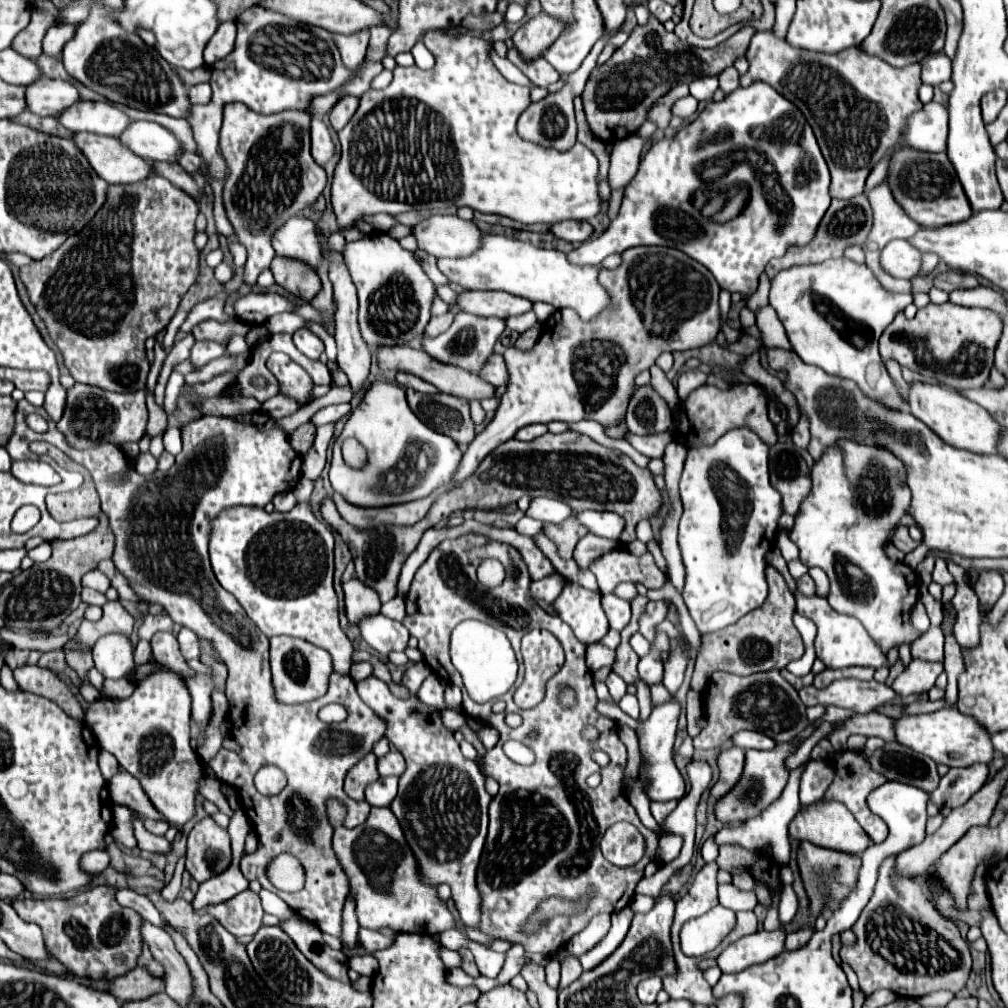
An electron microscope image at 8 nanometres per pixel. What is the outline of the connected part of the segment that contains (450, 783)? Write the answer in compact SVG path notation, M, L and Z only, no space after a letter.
M412 664L406 668L402 682L400 682L410 692L410 698L406 698L406 700L396 698L390 692L390 688L384 684L384 680L378 680L376 676L356 682L356 690L358 690L360 698L374 710L374 714L380 716L382 720L386 720L386 738L398 748L398 752L406 760L406 772L400 776L398 796L392 800L390 810L398 818L402 832L406 836L406 842L410 844L410 850L414 852L414 856L418 860L418 874L422 874L422 882L430 884L432 888L438 888L440 884L448 884L452 890L454 906L460 912L464 926L478 928L480 894L476 890L476 868L478 868L478 860L480 860L482 846L486 840L488 804L490 804L492 796L484 790L484 776L478 770L478 764L464 758L454 734L442 724L440 710L422 704L420 698L416 696L418 688L422 686L422 680L430 672L432 670L426 664Z

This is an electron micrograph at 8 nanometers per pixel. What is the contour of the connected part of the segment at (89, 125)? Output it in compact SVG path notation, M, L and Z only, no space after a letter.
M80 100L78 104L66 108L66 112L58 116L58 120L70 132L92 132L104 136L120 136L124 128L130 124L128 116L108 100Z

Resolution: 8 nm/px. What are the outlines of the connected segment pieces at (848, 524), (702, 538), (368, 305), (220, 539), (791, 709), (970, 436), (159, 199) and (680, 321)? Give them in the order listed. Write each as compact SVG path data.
M840 440L838 446L830 448L814 464L812 490L802 502L798 516L794 516L794 526L790 530L790 540L798 546L800 560L808 568L818 566L828 574L830 606L840 614L858 618L884 654L888 654L888 650L894 646L902 646L904 642L912 644L922 634L910 624L910 612L918 600L916 572L902 562L892 562L882 548L910 504L910 490L902 484L902 476L902 462L894 458L890 452L882 448L854 444L850 440Z
M736 428L726 432L714 446L688 450L680 478L680 496L684 514L680 518L678 546L686 568L682 598L700 634L716 632L762 606L768 594L764 578L766 552L778 534L778 516L782 514L782 498L768 478L768 446L752 430Z
M374 232L356 242L350 242L344 250L344 258L354 286L358 288L358 324L368 346L376 348L408 344L412 338L424 332L430 320L430 306L436 296L436 286L414 260L412 252L404 250L390 236Z
M302 502L290 512L266 512L264 508L232 506L214 520L214 530L210 538L210 562L212 570L240 606L246 610L248 618L260 628L268 638L272 636L292 636L302 638L318 648L330 652L334 660L334 672L350 674L352 666L352 642L342 632L338 624L338 598L332 586L334 574L334 536L332 530L314 518L310 504Z
M778 670L736 676L730 672L714 672L708 688L704 690L704 714L708 726L694 738L694 748L720 748L738 730L756 730L770 736L776 742L796 738L810 724L806 718L806 706L798 698L798 692L788 684Z
M912 382L906 398L906 408L950 446L964 448L978 454L998 454L996 446L998 446L1002 426L998 426L998 422L982 406L974 404L966 396L958 394L956 390L946 388L942 384Z
M154 174L148 176L146 180L140 180L138 184L110 184L106 190L106 204L102 204L102 208L98 210L98 216L94 216L94 220L90 220L90 224L86 224L86 228L82 228L82 232L70 236L64 244L58 246L58 250L54 250L50 256L20 266L20 280L26 286L28 298L30 302L36 306L38 316L44 320L50 338L54 340L54 344L60 348L62 356L64 356L64 366L68 368L68 372L72 374L72 378L76 382L82 384L90 384L90 386L98 386L104 390L112 390L112 392L134 392L138 388L144 388L146 384L146 376L150 370L150 362L146 358L146 348L144 342L148 336L156 336L158 330L164 330L172 318L172 314L176 312L182 296L188 292L188 288L196 282L198 278L198 248L194 246L194 222L198 216L198 204L194 198L190 198L184 190L176 188L172 182L168 182L166 178Z
M630 248L622 254L622 264L618 268L600 268L598 282L606 288L612 300L606 312L600 312L594 320L584 322L570 308L556 310L550 320L544 322L538 344L534 344L530 352L522 352L518 348L508 348L504 352L510 376L508 390L500 398L494 418L470 442L460 470L450 486L440 488L428 498L386 508L354 508L354 504L346 504L346 500L334 492L332 500L340 516L358 528L380 522L416 524L426 516L428 508L440 494L450 492L458 482L474 474L484 456L514 438L520 428L536 422L548 424L552 420L596 420L600 424L616 426L636 390L636 374L650 368L662 352L700 348L712 342L720 332L720 310L716 308L720 292L718 282L708 268L676 248Z

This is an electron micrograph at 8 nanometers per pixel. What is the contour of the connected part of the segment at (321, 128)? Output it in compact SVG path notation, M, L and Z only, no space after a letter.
M312 118L310 138L312 138L312 156L320 166L324 166L334 154L334 142L330 138L326 124L320 118Z

